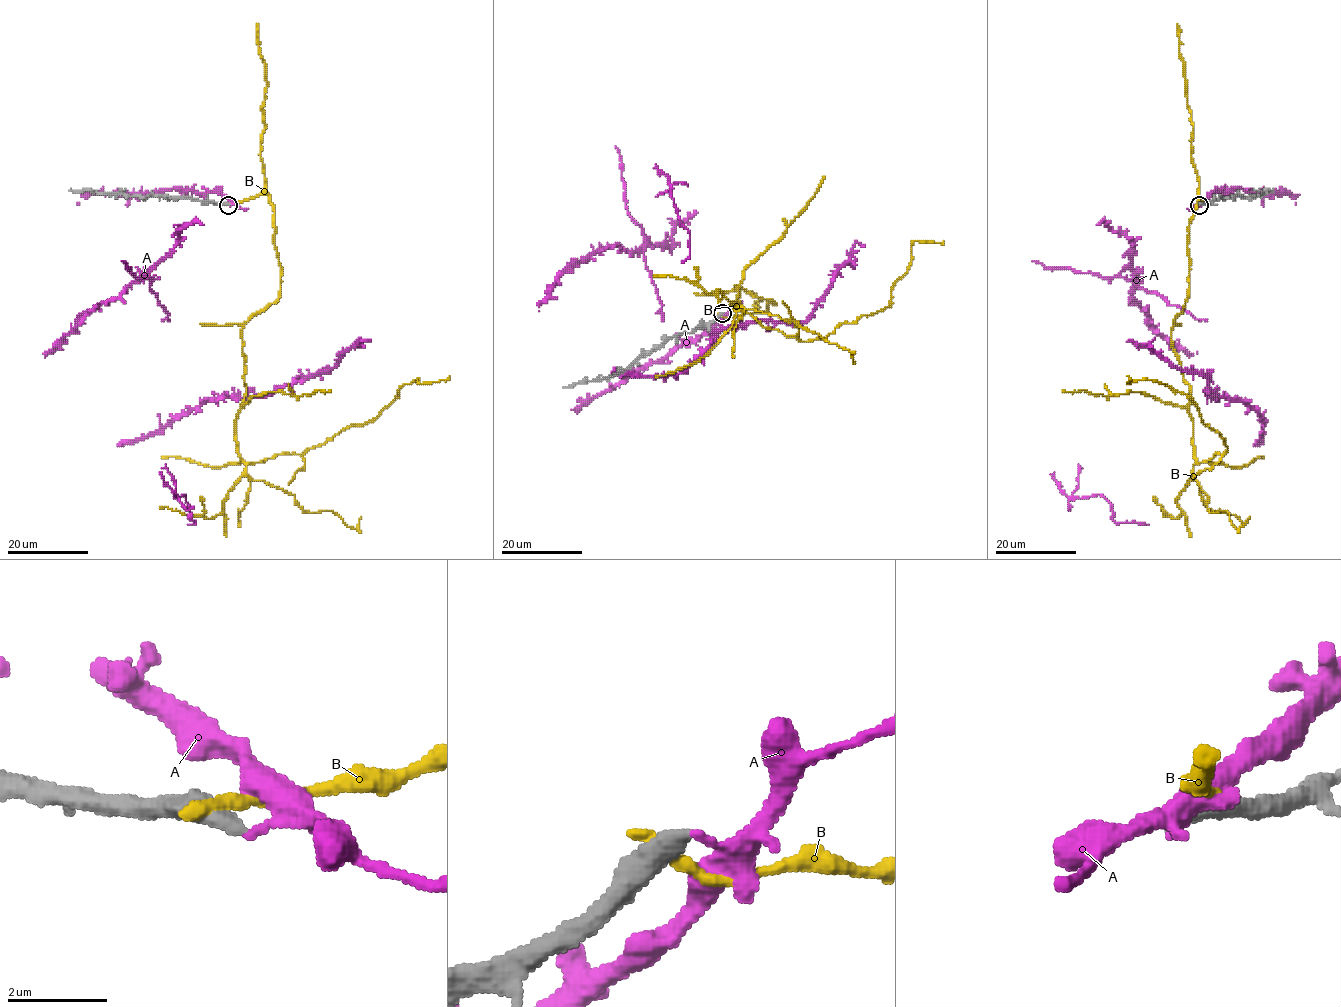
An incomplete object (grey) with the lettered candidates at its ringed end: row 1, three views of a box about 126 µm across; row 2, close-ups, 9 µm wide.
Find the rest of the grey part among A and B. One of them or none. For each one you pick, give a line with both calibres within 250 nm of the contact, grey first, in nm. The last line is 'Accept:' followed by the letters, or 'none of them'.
Accept: none of them

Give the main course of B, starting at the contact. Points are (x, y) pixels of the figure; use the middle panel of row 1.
B: (720, 314), (774, 303), (735, 284), (729, 306), (803, 341), (826, 337), (889, 305), (915, 240), (943, 241)

